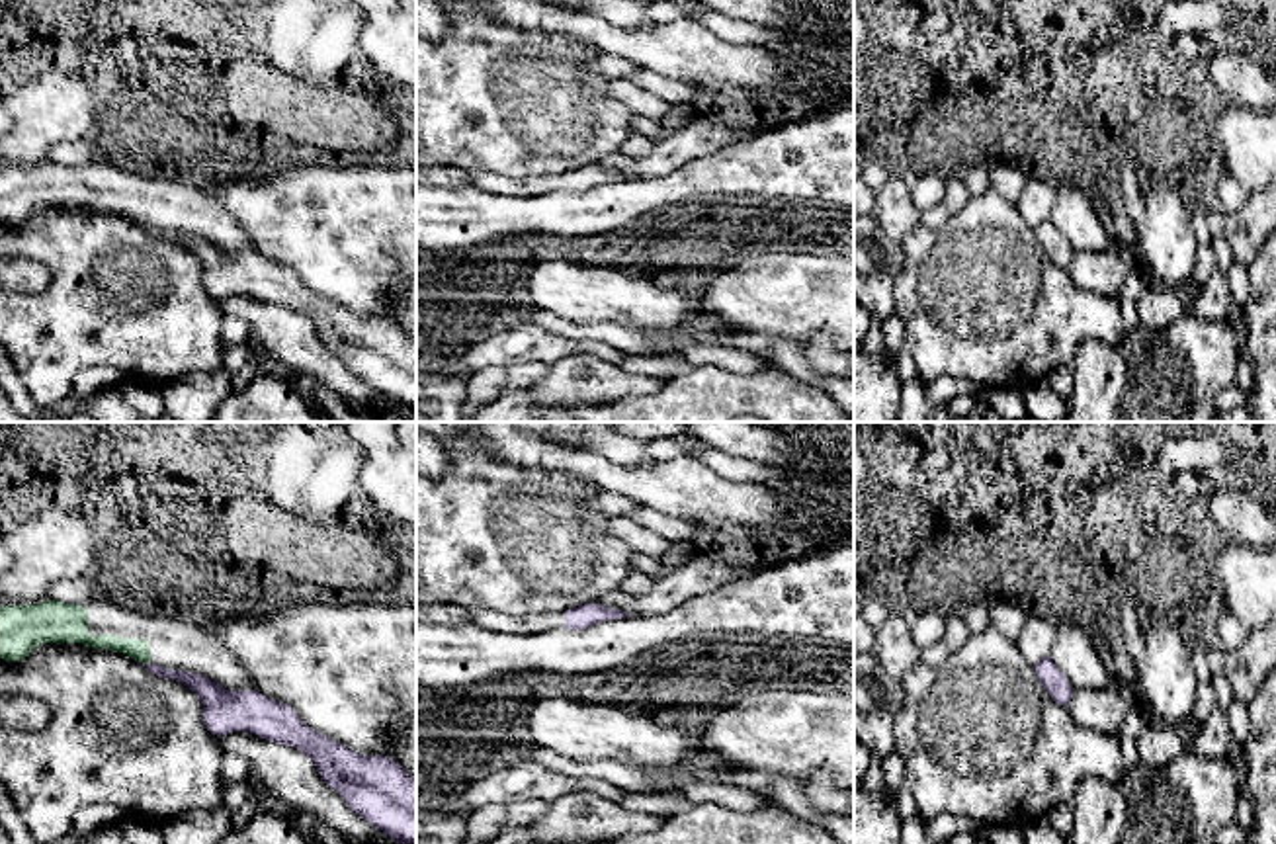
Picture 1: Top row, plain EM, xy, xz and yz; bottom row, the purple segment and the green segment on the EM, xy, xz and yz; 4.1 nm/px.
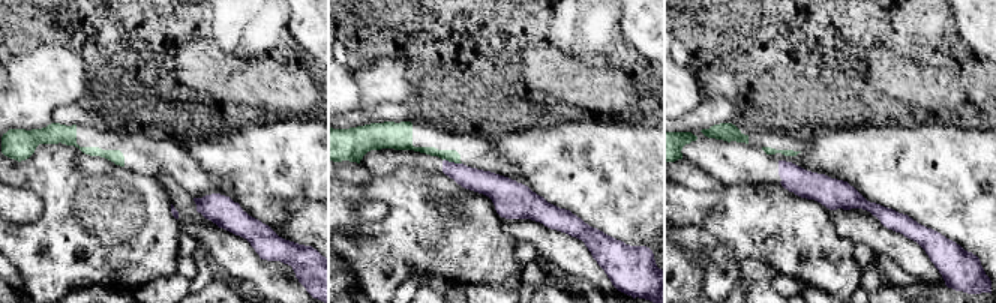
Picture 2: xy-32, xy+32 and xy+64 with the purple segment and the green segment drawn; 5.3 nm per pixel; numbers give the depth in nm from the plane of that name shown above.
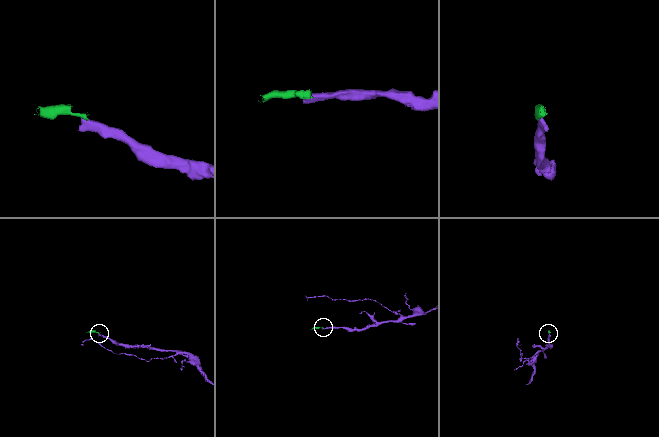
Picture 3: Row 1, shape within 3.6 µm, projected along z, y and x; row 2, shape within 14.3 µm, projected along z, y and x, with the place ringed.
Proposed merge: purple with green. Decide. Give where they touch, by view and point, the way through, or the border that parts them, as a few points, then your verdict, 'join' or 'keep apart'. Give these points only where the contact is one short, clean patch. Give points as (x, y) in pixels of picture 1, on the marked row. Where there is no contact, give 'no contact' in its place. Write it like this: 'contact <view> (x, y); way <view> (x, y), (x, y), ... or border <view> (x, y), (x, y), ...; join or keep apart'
contact xy (145, 663); border xy (143, 661), (151, 663); keep apart

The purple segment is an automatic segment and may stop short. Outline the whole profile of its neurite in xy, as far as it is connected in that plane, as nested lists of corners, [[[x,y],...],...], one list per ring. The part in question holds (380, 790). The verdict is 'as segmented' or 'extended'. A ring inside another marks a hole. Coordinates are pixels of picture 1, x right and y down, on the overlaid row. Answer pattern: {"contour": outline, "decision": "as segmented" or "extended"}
{"contour": [[[143,664],[193,690],[203,703],[203,723],[217,737],[246,731],[305,752],[352,811],[395,842],[416,844],[416,780],[397,760],[358,754],[313,731],[287,703],[256,690],[225,690],[203,674]]], "decision": "as segmented"}

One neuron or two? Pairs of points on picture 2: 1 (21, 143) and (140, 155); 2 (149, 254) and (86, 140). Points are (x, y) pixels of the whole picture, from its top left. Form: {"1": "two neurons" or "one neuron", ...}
{"1": "one neuron", "2": "two neurons"}

